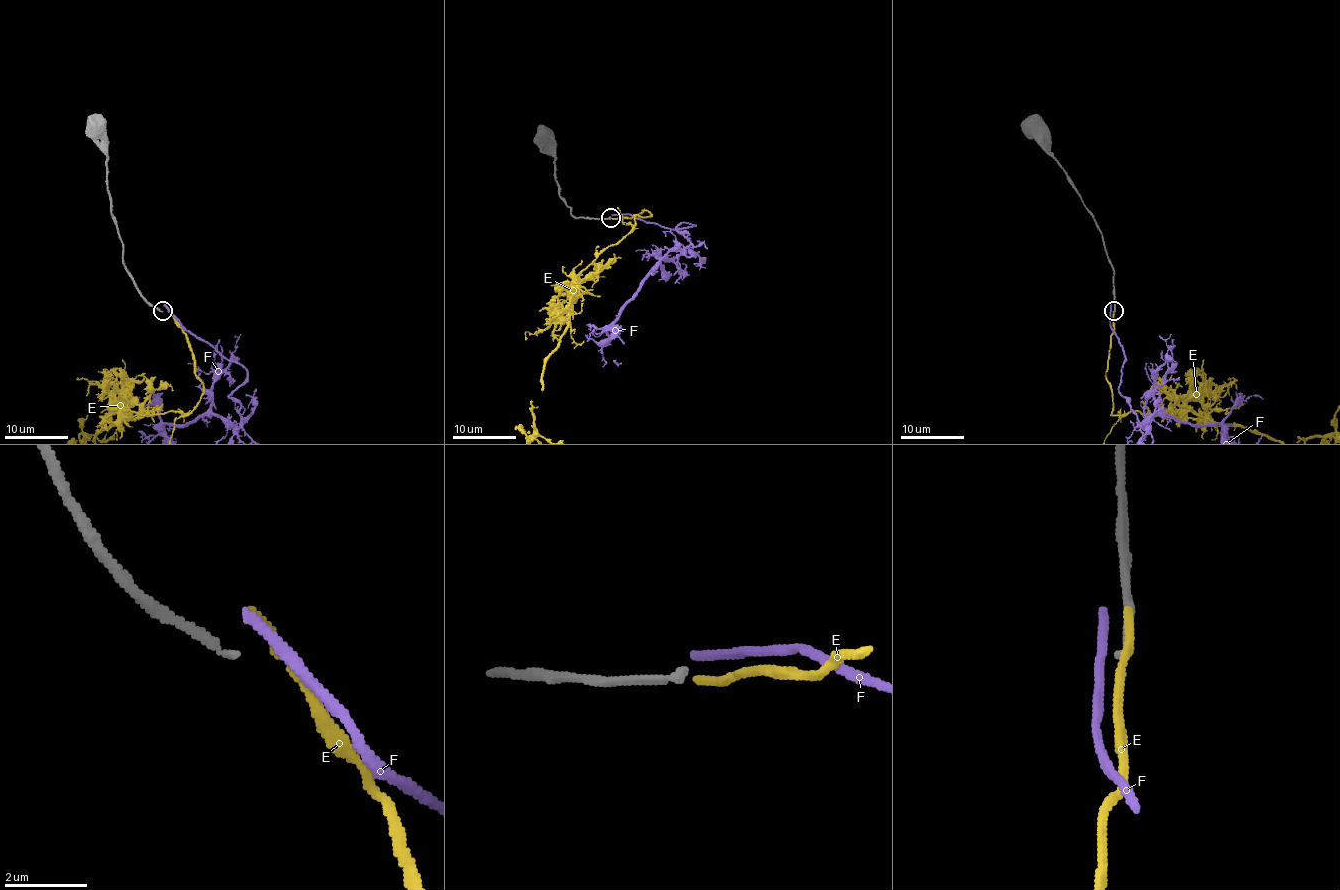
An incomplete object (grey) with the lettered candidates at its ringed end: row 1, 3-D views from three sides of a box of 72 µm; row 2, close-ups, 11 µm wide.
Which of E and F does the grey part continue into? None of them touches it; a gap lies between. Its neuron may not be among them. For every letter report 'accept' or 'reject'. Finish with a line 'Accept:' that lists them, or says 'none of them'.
E: accept
F: reject
Accept: E

